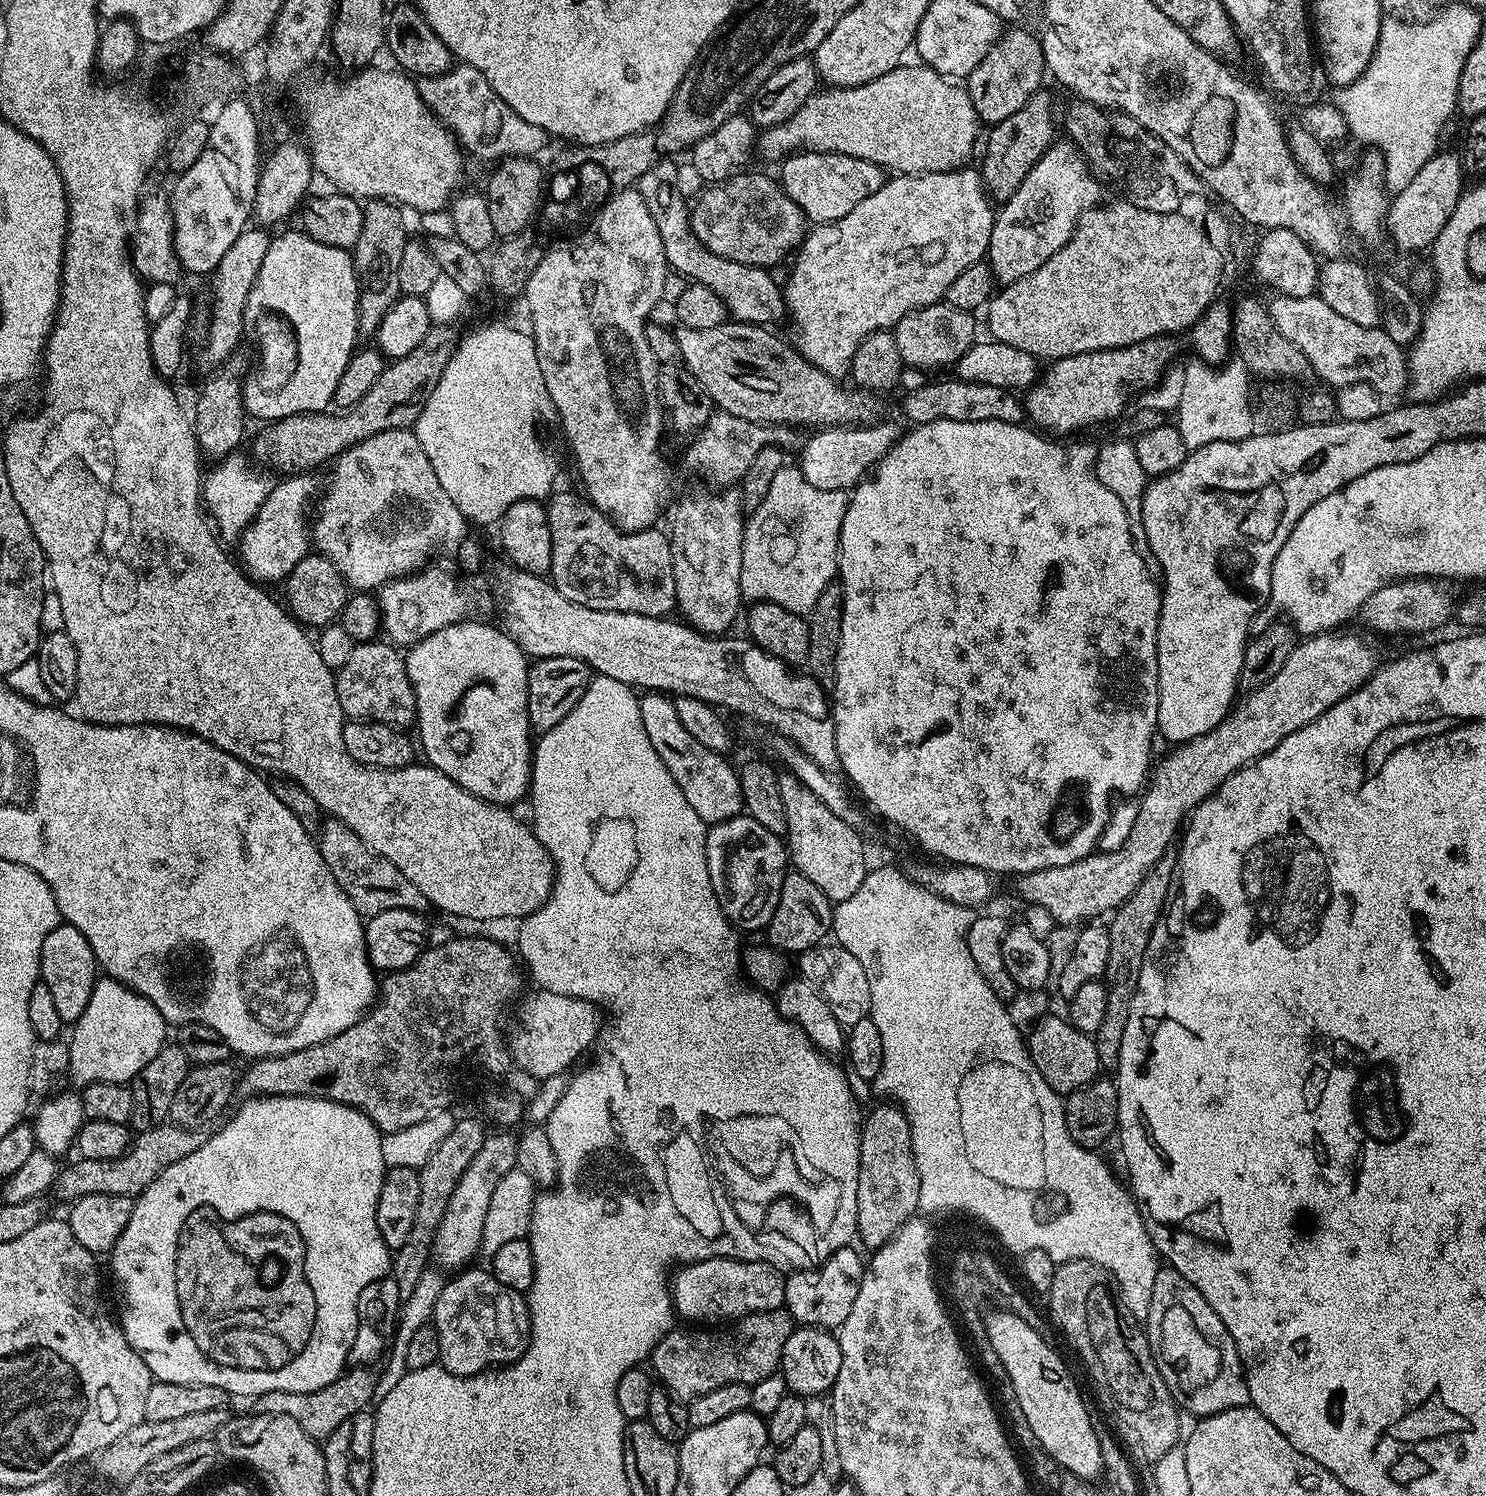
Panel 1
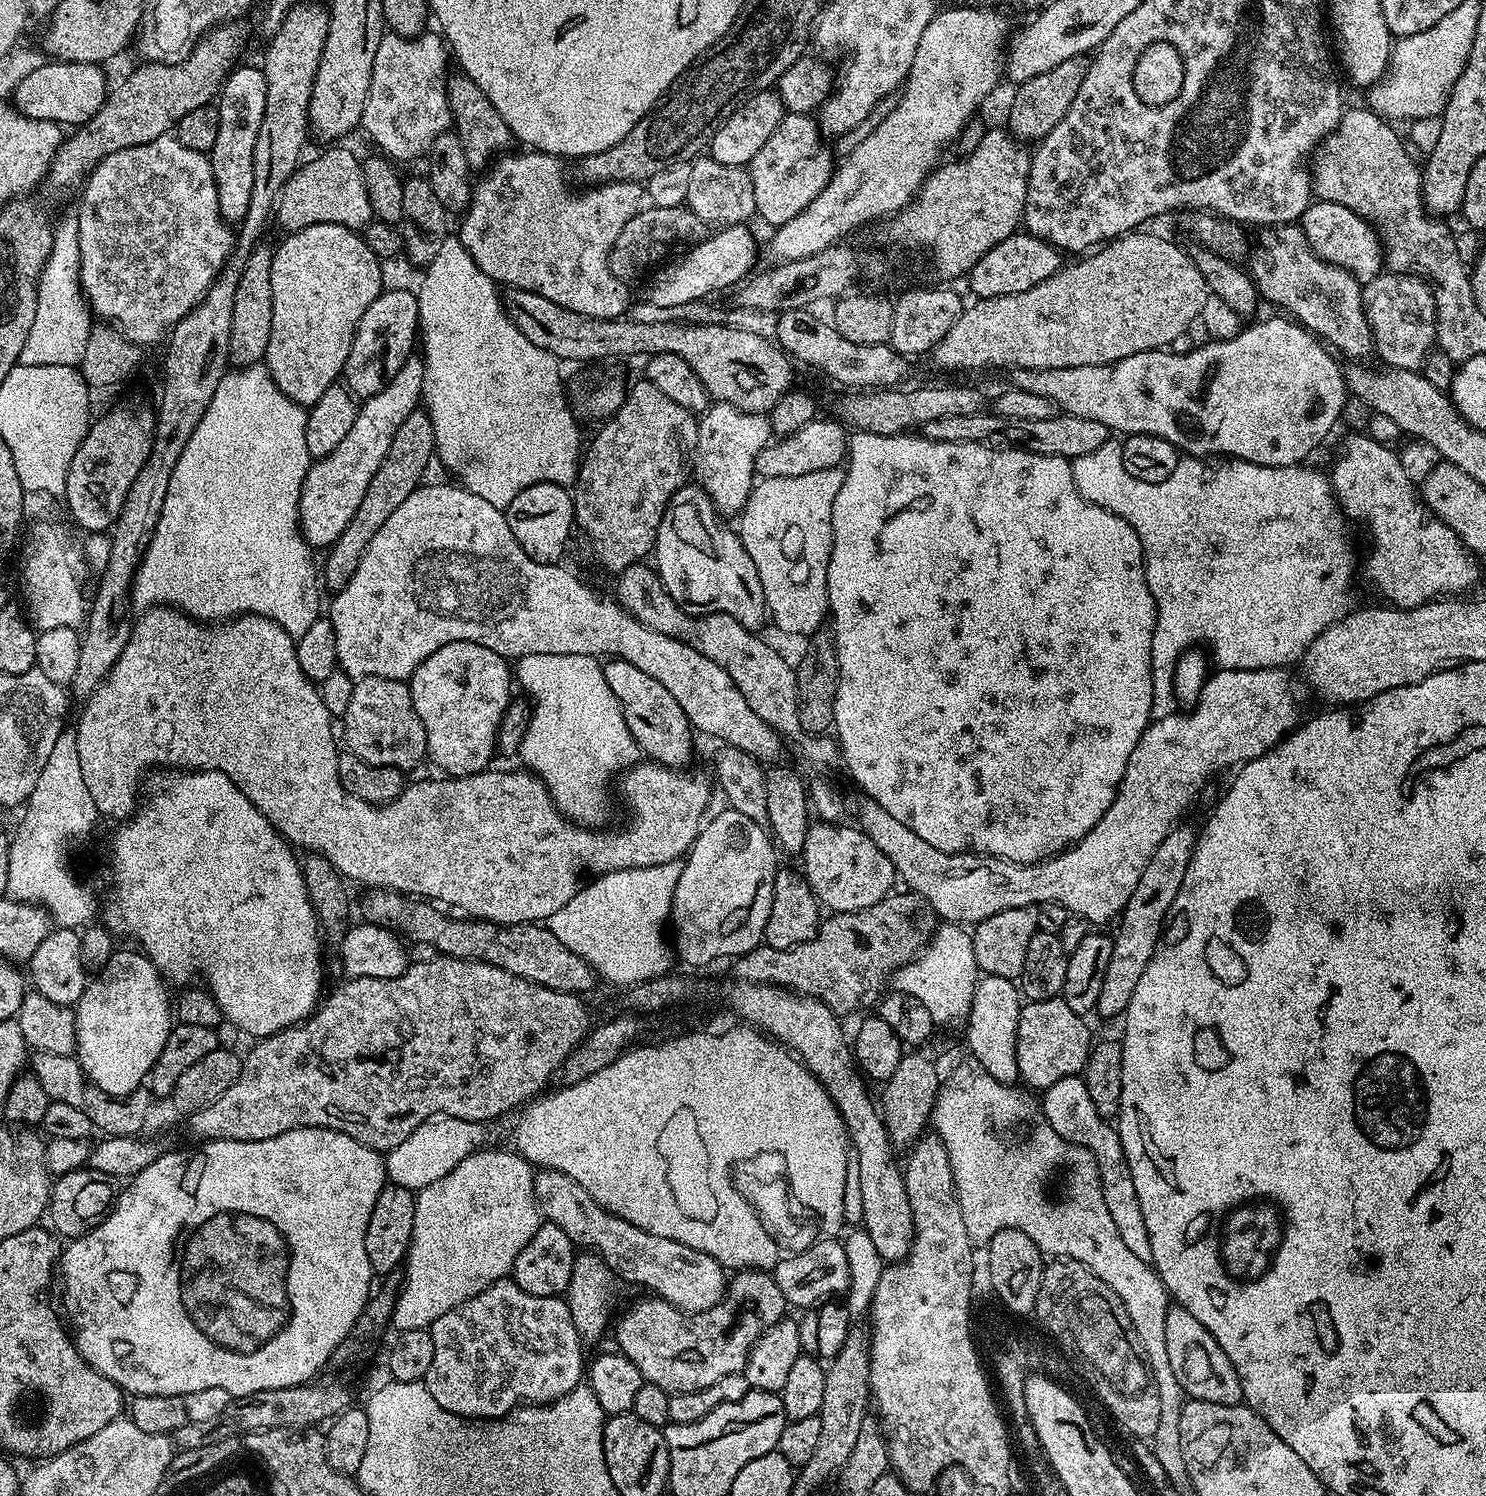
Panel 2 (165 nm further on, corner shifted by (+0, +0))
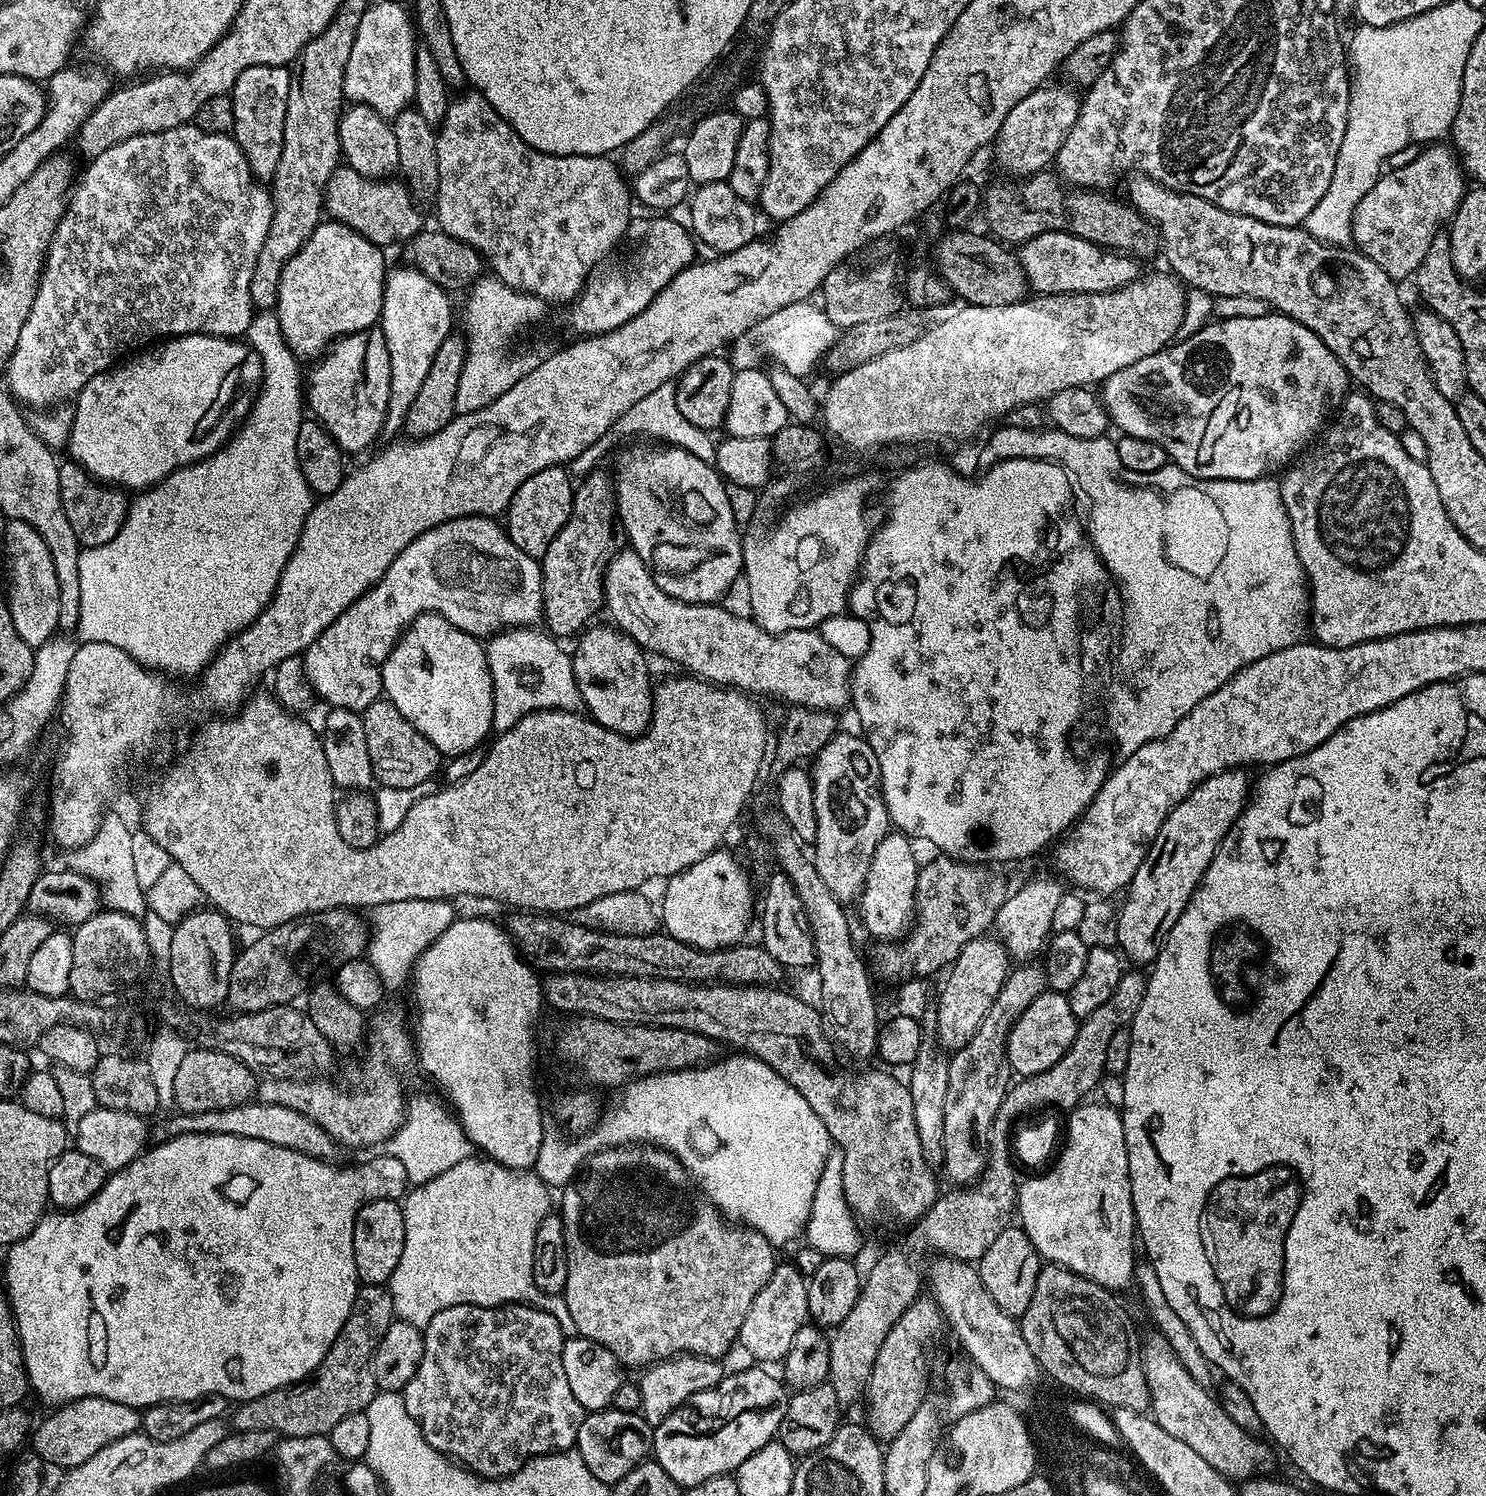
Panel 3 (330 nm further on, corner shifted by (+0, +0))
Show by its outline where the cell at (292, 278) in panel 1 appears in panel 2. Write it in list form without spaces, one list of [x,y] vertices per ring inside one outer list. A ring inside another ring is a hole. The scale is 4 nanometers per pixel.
[[[306,226],[306,230],[283,238],[285,240],[275,245],[272,253],[270,286],[274,290],[274,322],[270,326],[270,346],[266,346],[263,363],[268,365],[268,372],[286,398],[295,404],[310,406],[341,379],[362,314],[370,310],[370,302],[374,302],[385,287],[384,272],[380,269],[380,257],[370,250],[363,235],[346,226]]]

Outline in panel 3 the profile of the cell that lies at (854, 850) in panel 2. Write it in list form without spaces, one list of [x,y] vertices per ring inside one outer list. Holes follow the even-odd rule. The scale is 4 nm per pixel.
[[[899,830],[889,831],[878,842],[878,850],[870,862],[868,882],[858,897],[864,928],[882,942],[896,942],[911,929],[916,914],[916,883],[921,865],[916,864],[913,841]]]

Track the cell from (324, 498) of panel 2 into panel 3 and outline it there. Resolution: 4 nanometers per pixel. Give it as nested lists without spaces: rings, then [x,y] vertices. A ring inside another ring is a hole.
[[[396,268],[384,277],[382,314],[378,327],[386,338],[386,350],[390,354],[390,402],[384,419],[383,435],[396,438],[401,435],[406,414],[410,414],[410,402],[414,402],[422,381],[434,363],[438,346],[453,335],[452,304],[449,293],[442,286],[430,282],[419,268]]]

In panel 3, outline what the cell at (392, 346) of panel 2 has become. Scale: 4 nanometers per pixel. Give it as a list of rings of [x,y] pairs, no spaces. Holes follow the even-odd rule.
[[[377,326],[374,328],[367,328],[364,332],[355,332],[349,336],[341,336],[340,339],[335,341],[335,343],[333,343],[313,364],[316,365],[314,365],[309,372],[307,369],[306,372],[306,404],[310,409],[311,415],[319,420],[322,427],[324,427],[324,429],[334,438],[334,442],[338,445],[341,452],[345,454],[360,452],[363,448],[370,447],[376,439],[381,439],[384,430],[386,410],[388,409],[388,403],[390,402],[390,382],[392,381],[390,378],[390,354],[386,350],[386,338],[382,334],[382,330]]]

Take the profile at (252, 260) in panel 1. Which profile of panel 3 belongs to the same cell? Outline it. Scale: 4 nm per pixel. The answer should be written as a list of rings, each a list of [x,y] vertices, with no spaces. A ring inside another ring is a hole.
[[[341,166],[328,183],[327,215],[337,224],[350,226],[350,230],[362,234],[362,238],[374,242],[382,250],[388,250],[392,243],[403,245],[419,234],[425,227],[419,207],[408,185],[396,178],[371,180],[358,174],[358,170]]]

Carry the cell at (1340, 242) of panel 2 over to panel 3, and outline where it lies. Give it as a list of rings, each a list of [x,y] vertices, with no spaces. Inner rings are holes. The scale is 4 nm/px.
[[[1436,142],[1417,152],[1420,153],[1409,164],[1393,172],[1385,171],[1376,184],[1370,186],[1362,202],[1358,202],[1352,215],[1352,244],[1363,256],[1370,258],[1370,262],[1378,262],[1378,266],[1382,266],[1382,270],[1397,282],[1403,282],[1407,276],[1408,279],[1415,277],[1434,238],[1441,235],[1442,229],[1451,221],[1466,191],[1466,173],[1460,167],[1457,153],[1447,143]]]

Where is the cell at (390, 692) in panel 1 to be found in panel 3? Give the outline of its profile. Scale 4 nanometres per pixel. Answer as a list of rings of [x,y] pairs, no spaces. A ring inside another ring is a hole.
[[[386,698],[375,700],[369,708],[365,708],[362,717],[364,719],[366,730],[367,749],[370,752],[370,762],[372,763],[373,774],[385,788],[413,788],[419,784],[427,785],[428,779],[432,775],[439,773],[442,768],[442,757],[440,751],[432,745]]]

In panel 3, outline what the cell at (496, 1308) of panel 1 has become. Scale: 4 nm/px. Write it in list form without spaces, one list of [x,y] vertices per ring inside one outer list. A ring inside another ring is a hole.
[[[473,1304],[450,1306],[446,1310],[438,1310],[434,1318],[423,1329],[424,1353],[422,1362],[410,1378],[410,1382],[403,1390],[404,1405],[412,1418],[418,1422],[422,1434],[434,1450],[463,1464],[470,1472],[484,1476],[488,1480],[501,1480],[504,1476],[513,1476],[527,1460],[536,1456],[545,1456],[551,1452],[567,1452],[575,1449],[578,1438],[578,1426],[582,1426],[586,1415],[582,1402],[574,1398],[570,1390],[570,1382],[566,1382],[566,1370],[562,1368],[562,1350],[564,1349],[565,1334],[558,1326],[558,1322],[550,1314],[540,1308],[533,1308],[530,1304],[503,1304],[500,1308],[483,1308]]]

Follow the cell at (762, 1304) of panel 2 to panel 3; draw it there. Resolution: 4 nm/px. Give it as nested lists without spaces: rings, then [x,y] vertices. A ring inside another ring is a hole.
[[[621,1144],[618,1148],[601,1148],[588,1157],[571,1182],[563,1185],[562,1192],[564,1197],[561,1200],[559,1197],[558,1215],[564,1227],[568,1255],[568,1277],[562,1295],[566,1310],[570,1310],[579,1335],[606,1346],[606,1350],[610,1350],[610,1354],[614,1354],[614,1358],[618,1358],[621,1365],[628,1370],[643,1370],[650,1364],[670,1360],[681,1354],[724,1358],[732,1344],[734,1348],[740,1338],[742,1322],[746,1322],[746,1314],[750,1311],[754,1298],[758,1298],[758,1290],[762,1290],[762,1286],[766,1286],[766,1282],[770,1282],[770,1278],[776,1273],[777,1249],[762,1234],[723,1216],[703,1191],[694,1186],[690,1173],[673,1152],[657,1148],[655,1144]]]

